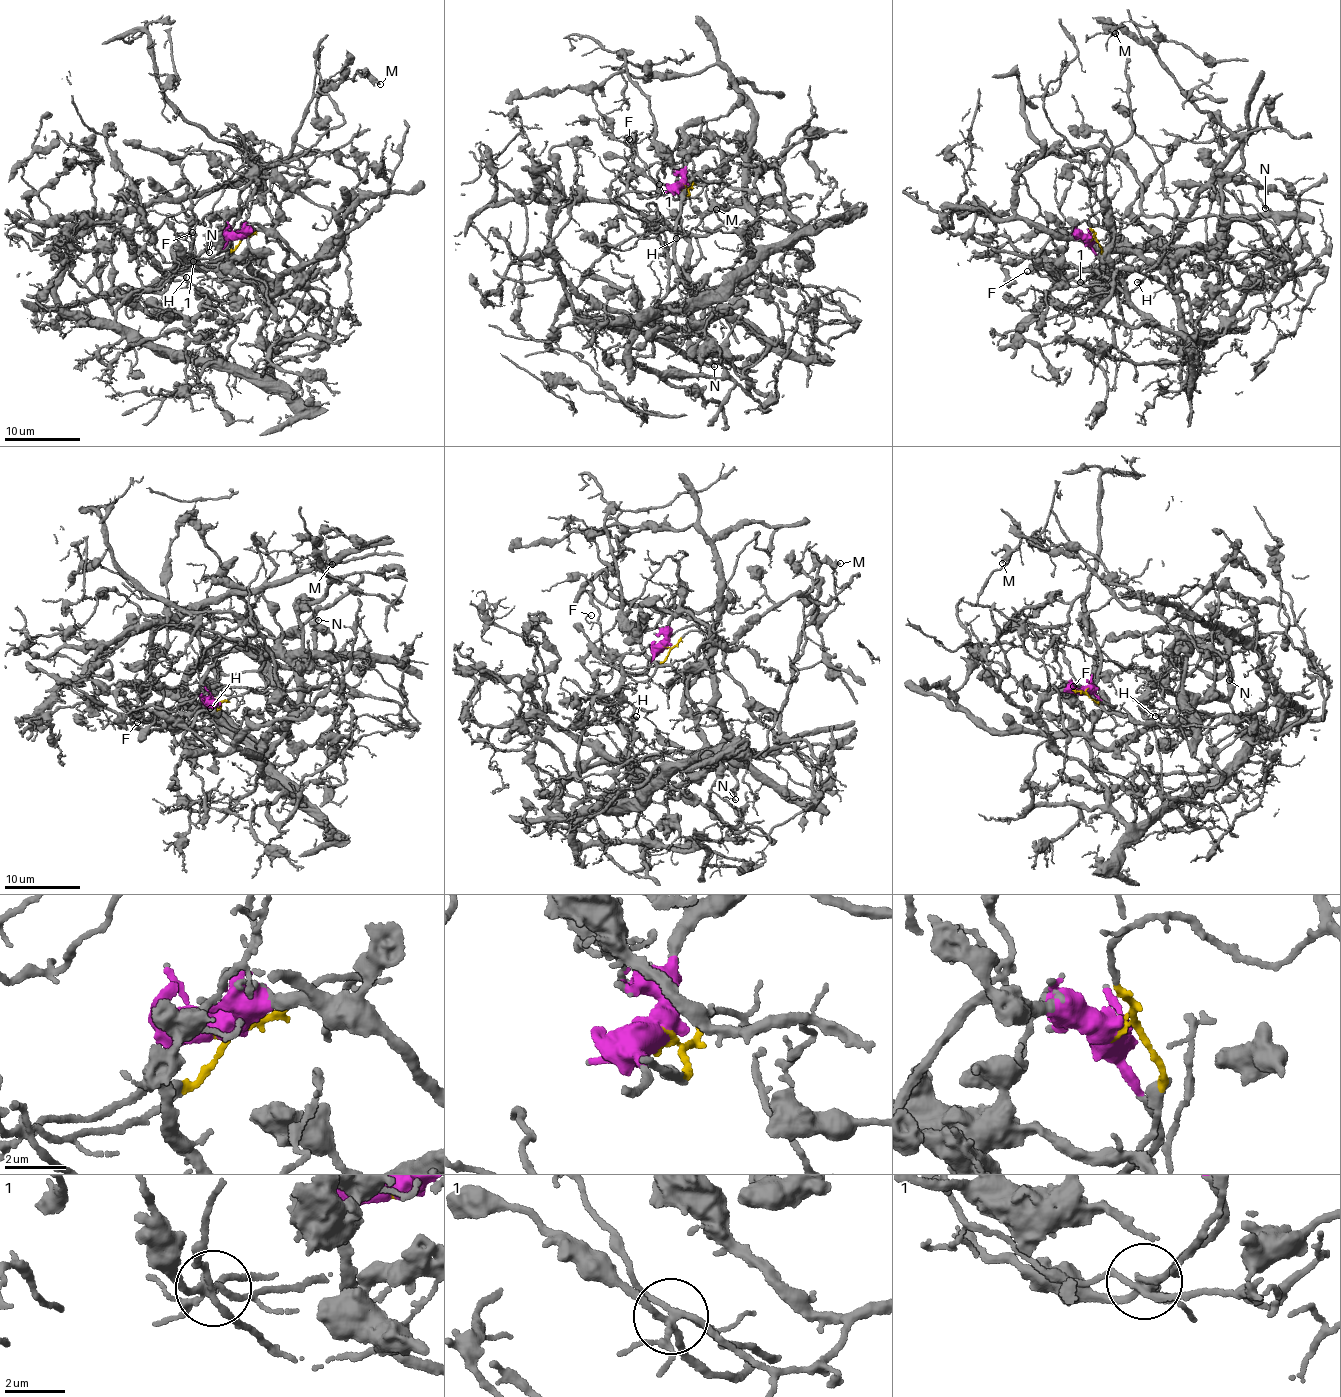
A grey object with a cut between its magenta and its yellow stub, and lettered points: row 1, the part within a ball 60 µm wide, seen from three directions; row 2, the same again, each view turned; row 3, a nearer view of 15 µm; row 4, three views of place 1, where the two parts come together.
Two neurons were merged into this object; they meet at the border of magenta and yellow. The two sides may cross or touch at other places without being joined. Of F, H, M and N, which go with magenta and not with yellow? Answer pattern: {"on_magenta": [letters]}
{"on_magenta": ["F", "H", "M", "N"]}

